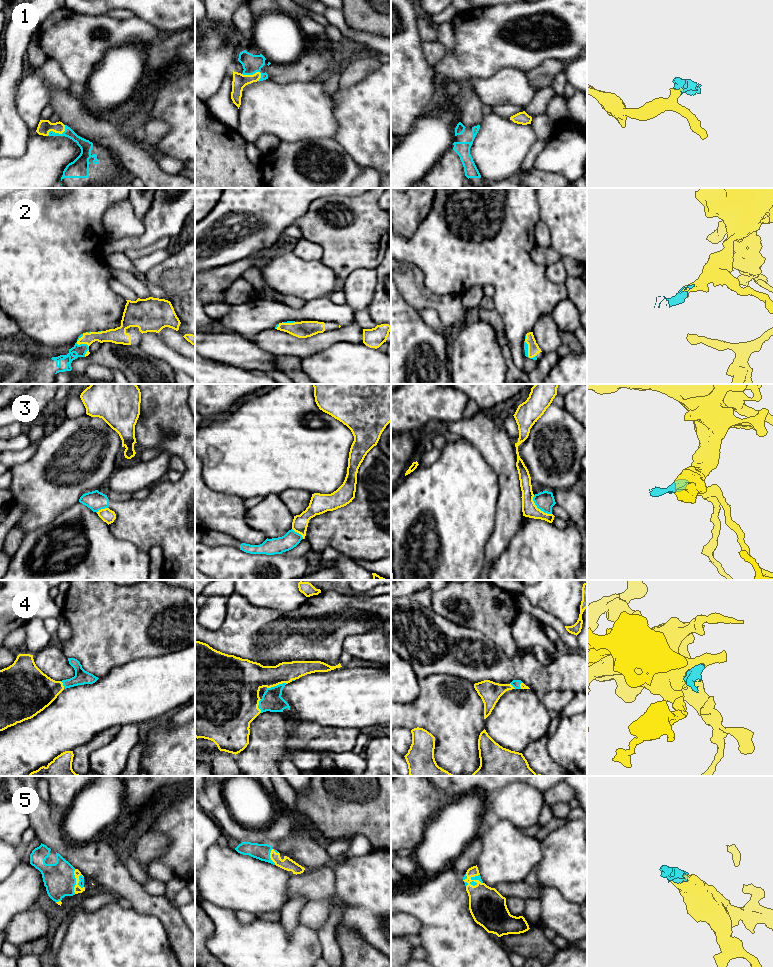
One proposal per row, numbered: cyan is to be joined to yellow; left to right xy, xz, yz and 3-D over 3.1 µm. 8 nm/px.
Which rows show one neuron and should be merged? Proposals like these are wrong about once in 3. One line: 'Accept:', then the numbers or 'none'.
Accept: 1, 2, 4, 5

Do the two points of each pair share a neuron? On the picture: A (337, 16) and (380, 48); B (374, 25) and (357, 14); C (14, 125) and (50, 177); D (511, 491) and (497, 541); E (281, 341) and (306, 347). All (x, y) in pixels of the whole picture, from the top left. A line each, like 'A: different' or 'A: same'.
A: same
B: same
C: different
D: same
E: same

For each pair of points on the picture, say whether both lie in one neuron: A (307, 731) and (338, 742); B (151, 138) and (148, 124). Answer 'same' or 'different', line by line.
A: same
B: same

